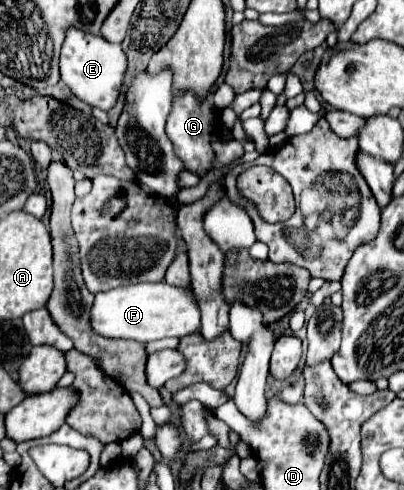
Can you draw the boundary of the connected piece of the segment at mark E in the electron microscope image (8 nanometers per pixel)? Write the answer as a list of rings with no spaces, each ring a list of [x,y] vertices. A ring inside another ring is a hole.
[[[69,27],[61,47],[59,69],[61,69],[61,81],[71,89],[75,97],[79,97],[81,101],[93,107],[109,111],[117,101],[123,73],[127,69],[127,59],[121,45],[109,43],[101,39],[101,35],[93,35],[77,27]]]

